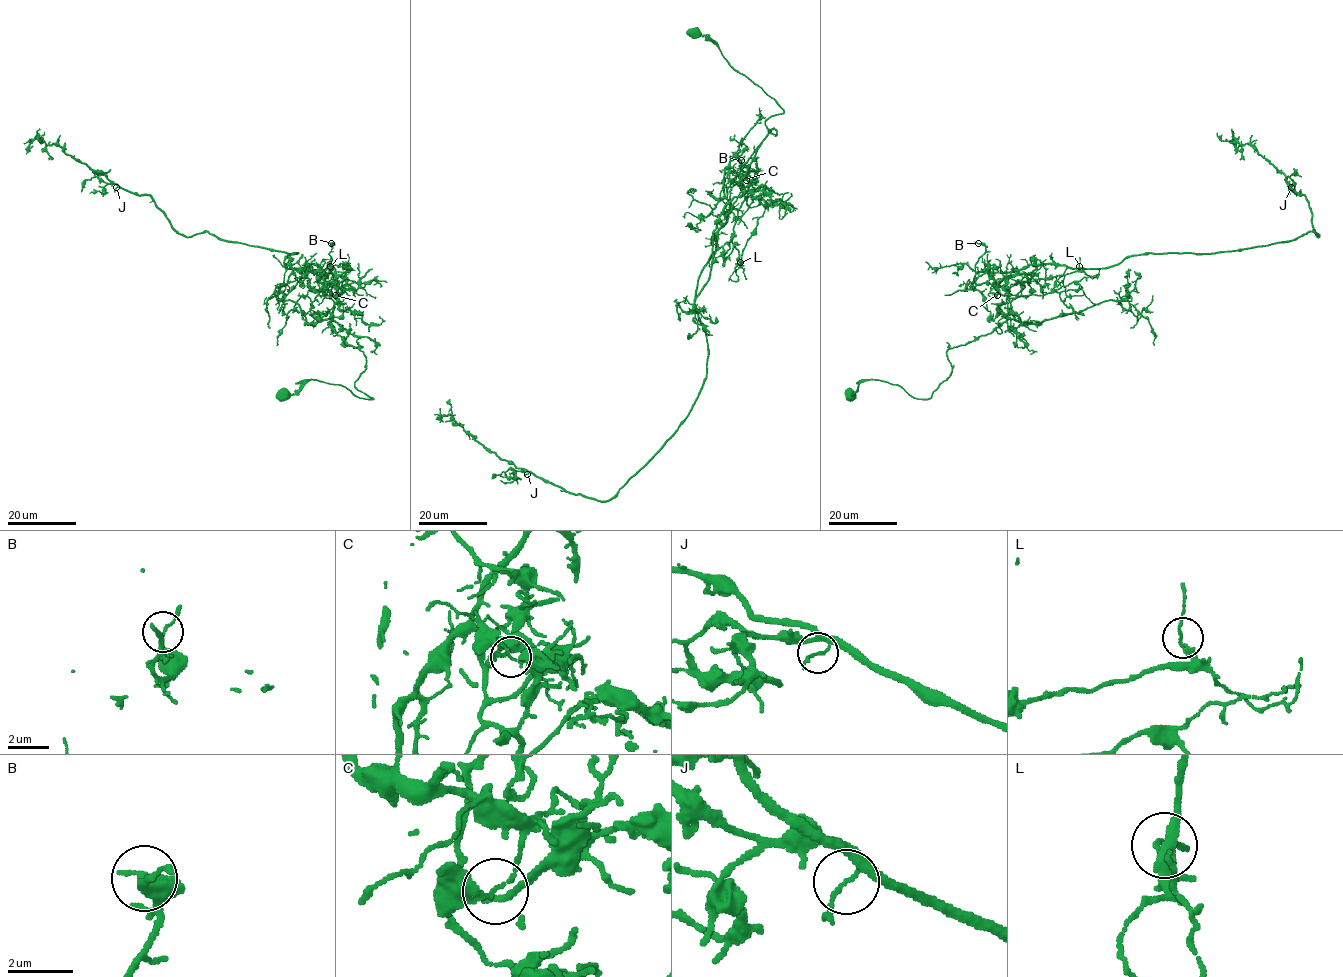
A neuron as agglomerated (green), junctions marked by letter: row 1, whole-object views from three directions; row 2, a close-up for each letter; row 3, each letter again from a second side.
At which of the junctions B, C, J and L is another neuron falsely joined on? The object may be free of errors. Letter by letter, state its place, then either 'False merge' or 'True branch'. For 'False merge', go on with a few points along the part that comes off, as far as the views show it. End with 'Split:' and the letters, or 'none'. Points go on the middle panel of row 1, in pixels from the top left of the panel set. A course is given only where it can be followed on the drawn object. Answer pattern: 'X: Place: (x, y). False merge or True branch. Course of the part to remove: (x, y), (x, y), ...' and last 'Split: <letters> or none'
B: Place: (741, 160). True branch
C: Place: (746, 180). False merge. Course of the part to remove: (745, 180), (727, 187), (727, 222), (696, 291), (707, 377), (677, 431), (613, 497), (572, 494), (436, 417)
J: Place: (527, 474). True branch
L: Place: (740, 262). True branch
Split: C

